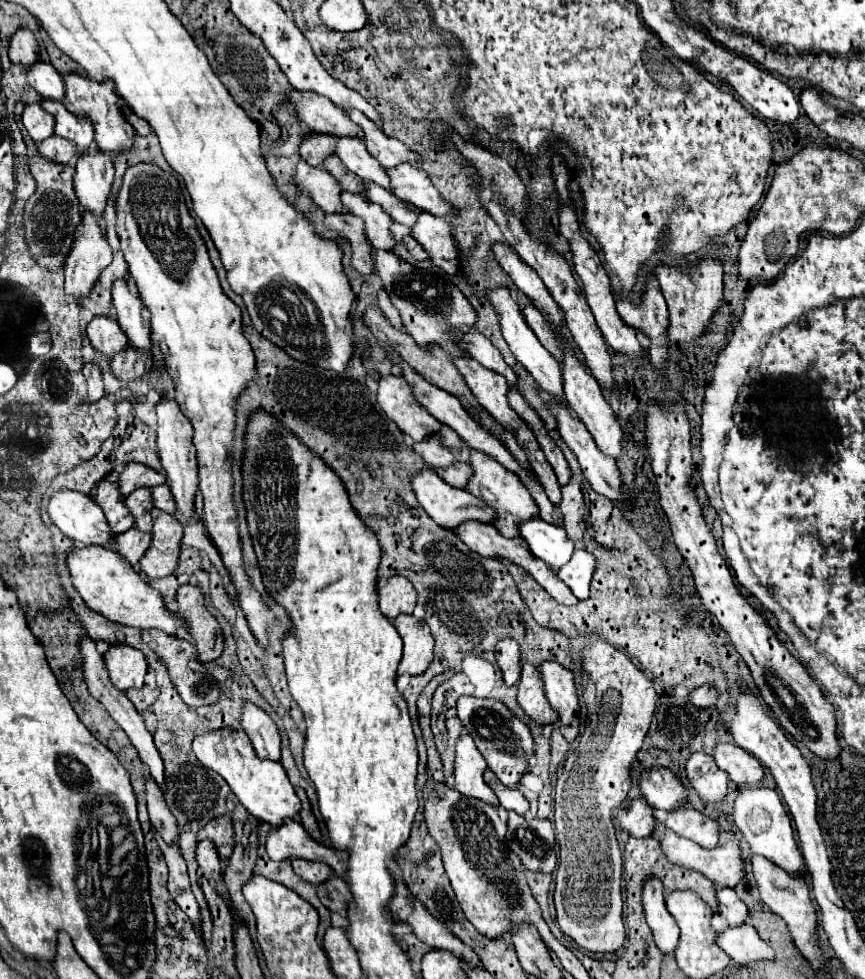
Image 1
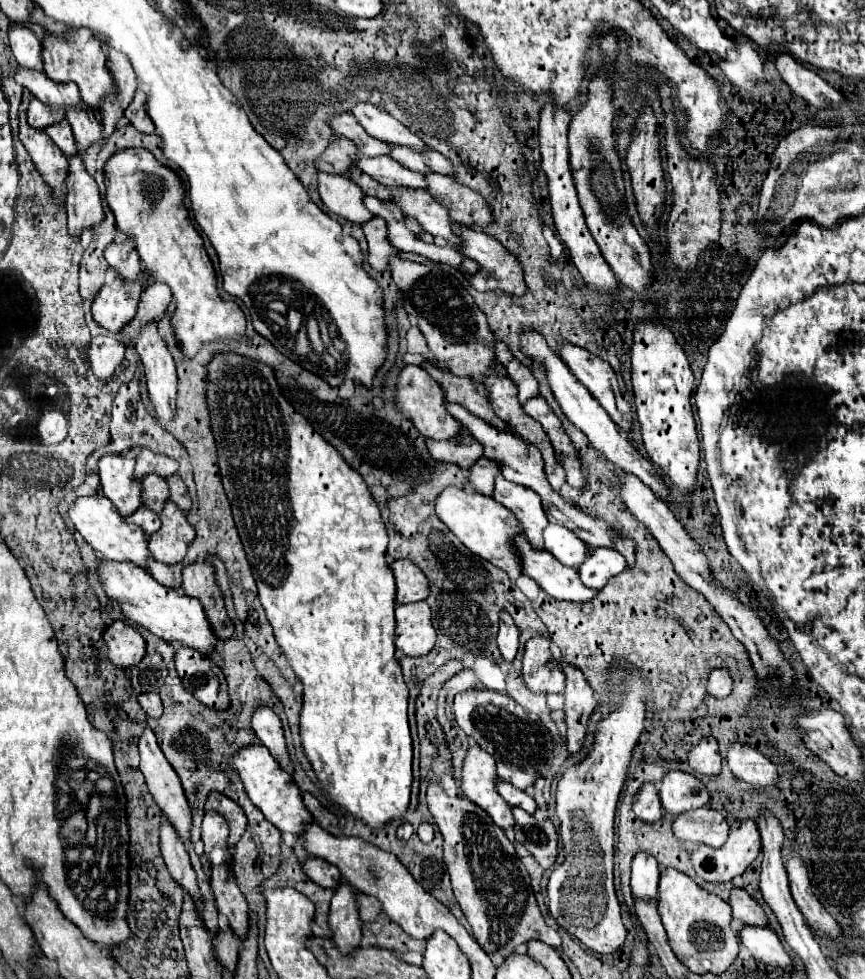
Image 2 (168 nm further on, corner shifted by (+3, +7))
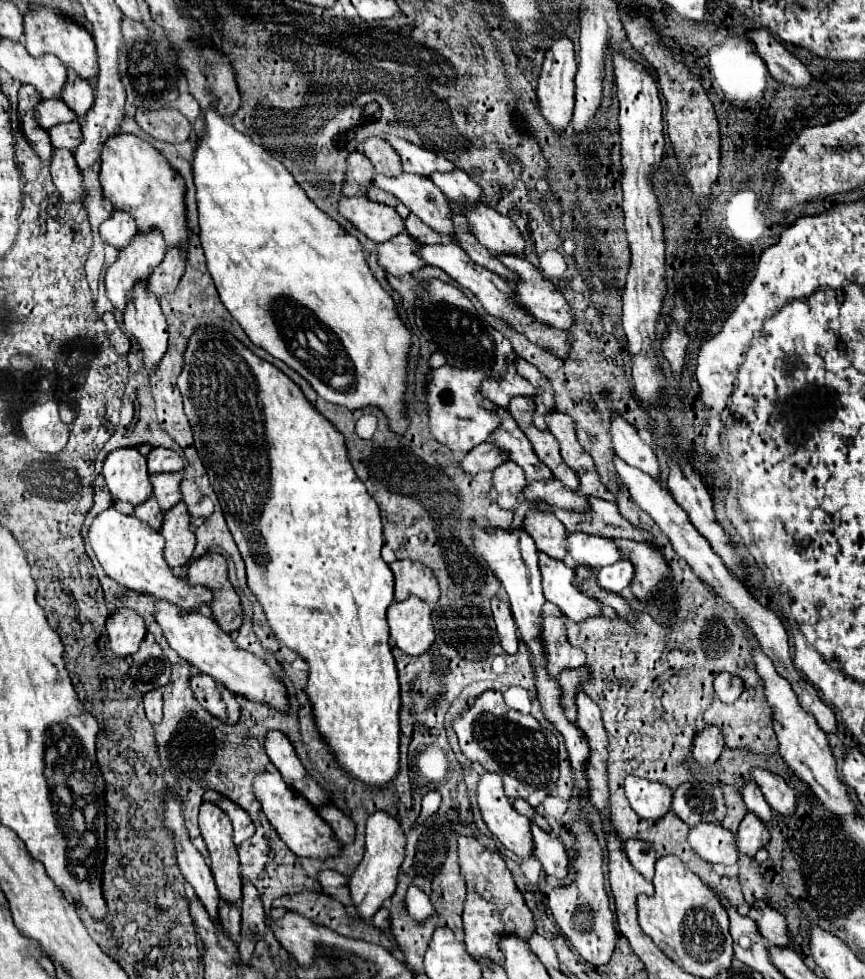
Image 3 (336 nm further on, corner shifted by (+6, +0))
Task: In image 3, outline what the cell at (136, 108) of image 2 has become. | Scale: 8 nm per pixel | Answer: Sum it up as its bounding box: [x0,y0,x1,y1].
[134,109,192,143]

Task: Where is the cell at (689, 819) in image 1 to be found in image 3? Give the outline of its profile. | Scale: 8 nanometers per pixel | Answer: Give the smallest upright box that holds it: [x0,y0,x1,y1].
[686,823,738,865]

